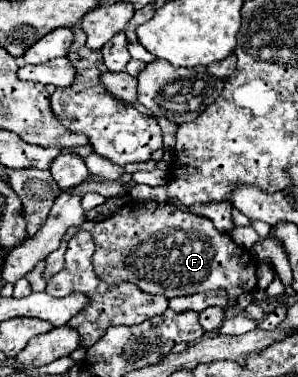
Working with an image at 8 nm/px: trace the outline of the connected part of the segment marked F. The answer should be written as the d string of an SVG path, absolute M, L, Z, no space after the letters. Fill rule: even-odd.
M155 201L123 205L105 221L85 221L79 227L69 227L67 235L61 241L61 247L45 259L45 279L63 269L67 241L77 231L91 233L95 241L93 269L105 283L119 285L123 281L131 281L141 291L163 295L167 299L223 289L229 295L229 303L223 307L224 310L233 309L241 293L251 293L257 287L255 265L249 251L237 247L229 235L219 233L213 223L209 223L209 219L179 211L169 203Z

